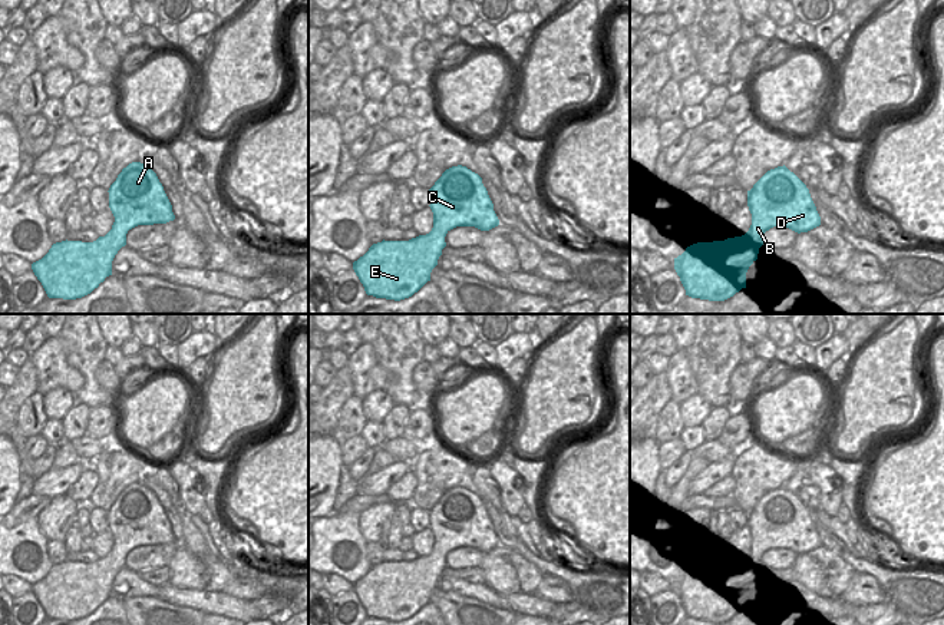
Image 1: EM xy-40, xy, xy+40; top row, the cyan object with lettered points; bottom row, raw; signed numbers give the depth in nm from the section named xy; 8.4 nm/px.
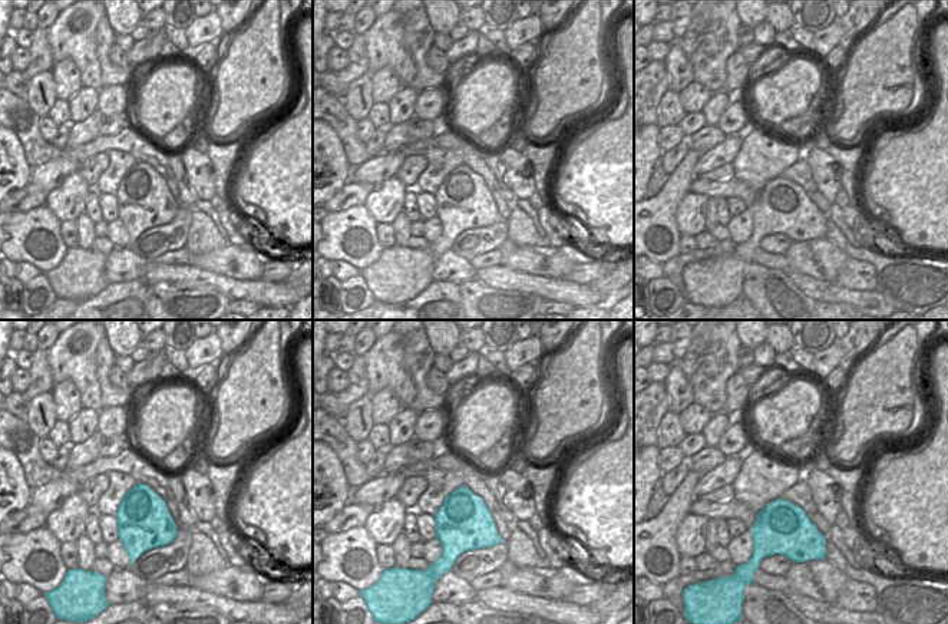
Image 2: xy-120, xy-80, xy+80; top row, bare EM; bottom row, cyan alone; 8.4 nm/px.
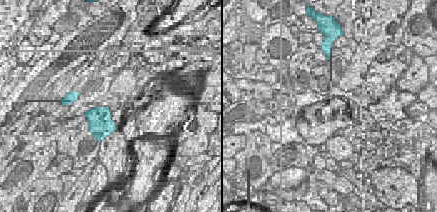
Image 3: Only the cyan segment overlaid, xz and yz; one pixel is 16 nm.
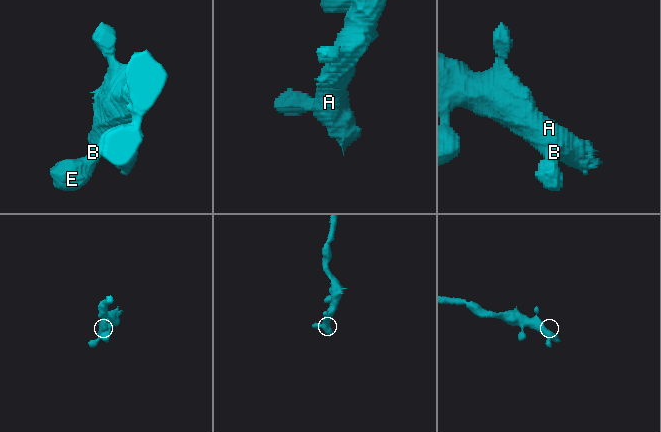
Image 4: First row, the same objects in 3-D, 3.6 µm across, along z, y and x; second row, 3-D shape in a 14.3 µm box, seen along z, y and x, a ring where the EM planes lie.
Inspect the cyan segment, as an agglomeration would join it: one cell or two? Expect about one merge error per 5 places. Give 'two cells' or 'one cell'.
one cell

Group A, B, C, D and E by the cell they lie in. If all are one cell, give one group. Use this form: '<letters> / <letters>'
A B C D E

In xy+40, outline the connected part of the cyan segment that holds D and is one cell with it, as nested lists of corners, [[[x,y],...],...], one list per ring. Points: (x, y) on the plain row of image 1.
[[[785,486],[768,492],[750,512],[747,528],[752,535],[752,546],[742,558],[724,562],[697,563],[674,579],[674,591],[692,619],[724,622],[746,609],[746,593],[757,581],[763,556],[773,548],[786,548],[798,555],[808,553],[821,546],[821,538],[811,519],[806,506]]]

